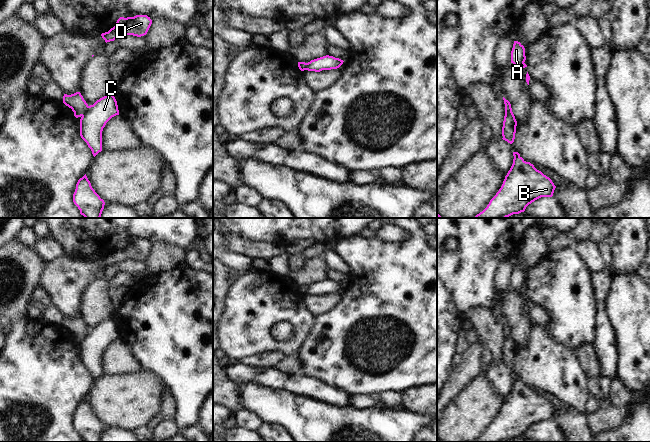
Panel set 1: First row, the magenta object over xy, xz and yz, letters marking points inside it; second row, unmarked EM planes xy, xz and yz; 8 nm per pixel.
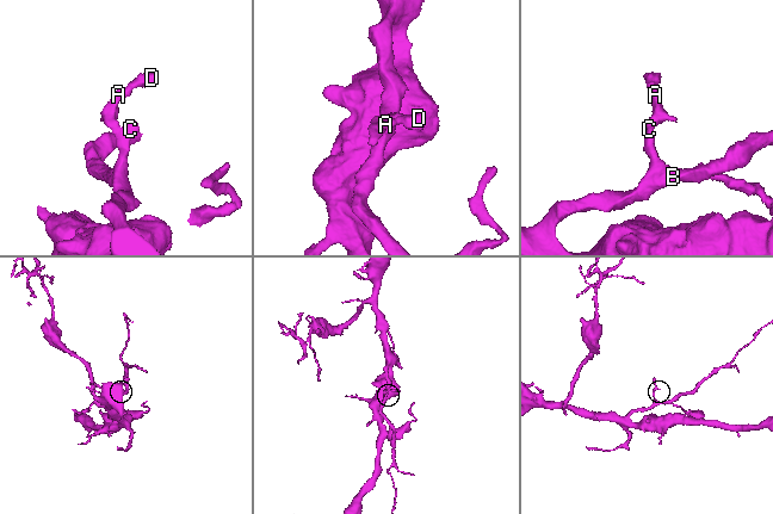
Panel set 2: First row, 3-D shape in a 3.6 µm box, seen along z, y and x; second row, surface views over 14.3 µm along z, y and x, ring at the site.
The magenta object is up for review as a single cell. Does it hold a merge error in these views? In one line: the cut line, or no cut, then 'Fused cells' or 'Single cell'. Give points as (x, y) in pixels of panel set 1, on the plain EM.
Split along xy (89, 330), (81, 339). Fused cells.

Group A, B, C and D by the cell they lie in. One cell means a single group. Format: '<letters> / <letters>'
A D / B C

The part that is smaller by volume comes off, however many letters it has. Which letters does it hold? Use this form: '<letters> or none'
A, D.

